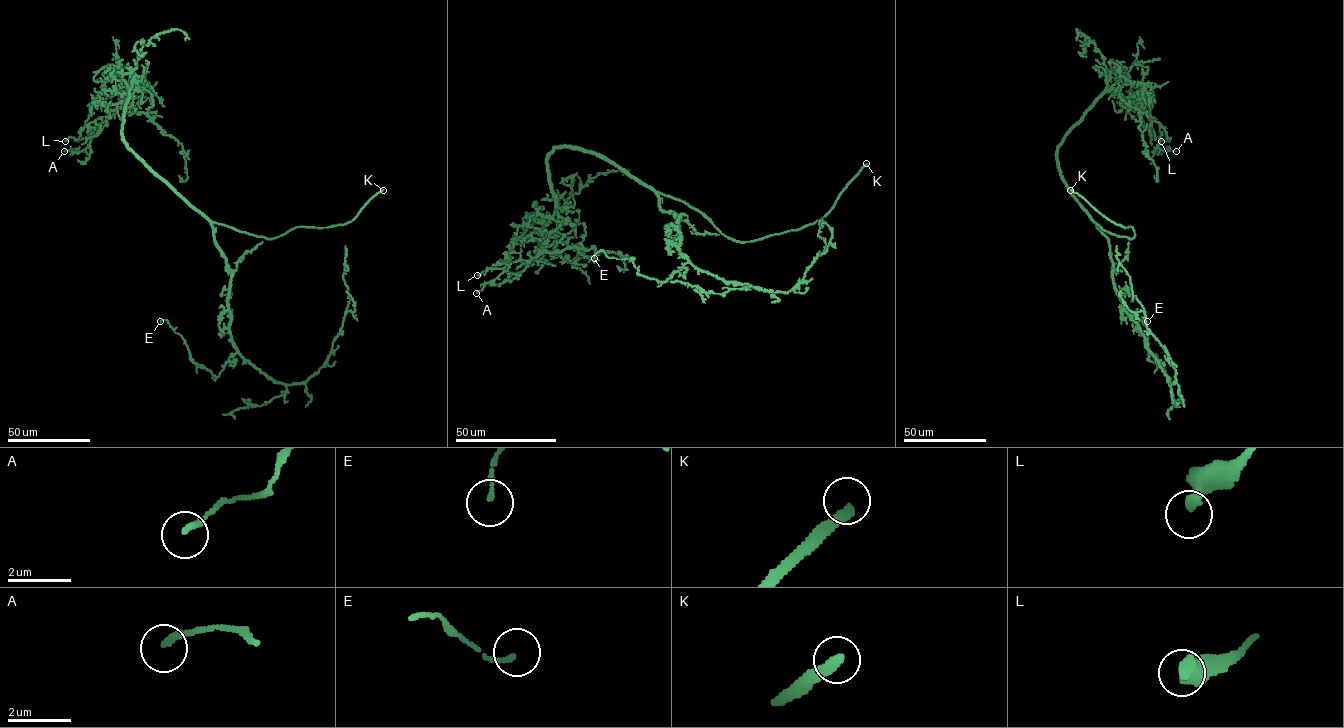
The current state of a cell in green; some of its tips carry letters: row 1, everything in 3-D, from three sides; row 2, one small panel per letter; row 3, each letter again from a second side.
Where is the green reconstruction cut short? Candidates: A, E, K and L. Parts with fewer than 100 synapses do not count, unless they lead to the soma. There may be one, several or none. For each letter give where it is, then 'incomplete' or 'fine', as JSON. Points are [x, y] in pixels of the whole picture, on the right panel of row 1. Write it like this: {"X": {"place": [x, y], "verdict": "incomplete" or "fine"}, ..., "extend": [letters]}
{"A": {"place": [1176, 151], "verdict": "fine"}, "E": {"place": [1147, 321], "verdict": "fine"}, "K": {"place": [1070, 190], "verdict": "incomplete"}, "L": {"place": [1161, 141], "verdict": "fine"}, "extend": ["K"]}

